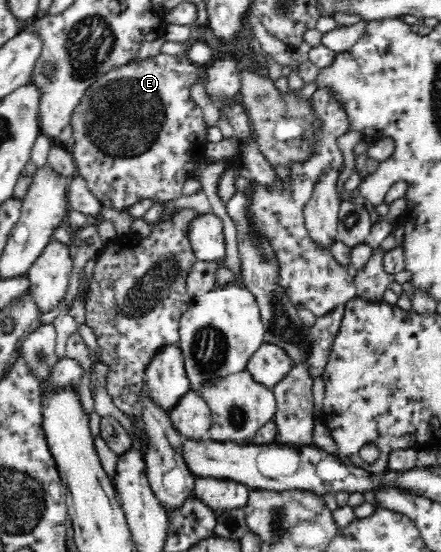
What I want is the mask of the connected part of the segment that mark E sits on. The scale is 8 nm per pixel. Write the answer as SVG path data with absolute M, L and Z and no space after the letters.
M182 51L177 55L169 55L160 52L154 57L145 57L145 59L139 59L139 61L130 61L129 63L118 65L111 68L107 73L98 77L97 81L94 81L85 95L81 99L80 103L75 106L72 116L70 117L70 124L73 129L72 137L73 141L70 142L69 149L71 149L71 155L77 164L77 170L81 178L87 180L89 189L101 200L103 207L110 207L118 211L127 210L131 205L135 205L143 198L153 198L155 201L169 201L181 197L183 184L189 177L193 176L195 172L195 165L205 160L207 141L207 125L205 124L205 117L203 116L203 110L197 105L191 98L191 87L199 81L205 79L206 69L195 64L187 56L187 52Z

